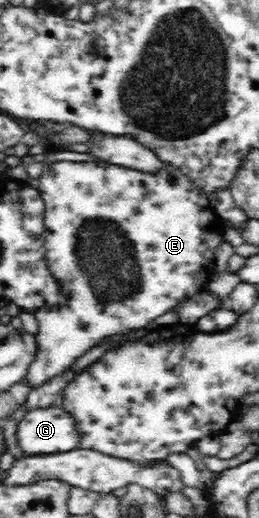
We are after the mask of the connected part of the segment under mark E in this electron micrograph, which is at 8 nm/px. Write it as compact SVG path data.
M70 160L54 161L44 163L42 173L38 178L38 193L44 204L44 247L45 260L47 261L49 271L58 283L59 292L63 299L52 308L38 308L32 314L37 320L38 330L36 340L38 345L38 354L36 360L28 367L23 382L35 389L46 384L48 380L55 376L62 375L67 368L82 356L87 350L97 346L101 338L110 336L110 334L120 334L132 329L140 329L147 326L148 323L163 316L178 304L176 300L194 296L196 292L204 290L205 284L213 274L215 265L212 264L214 251L223 242L223 233L226 225L223 224L220 216L215 212L210 203L207 193L199 188L178 166L164 163L158 172L147 172L134 168L127 168L120 164L111 164L110 162L97 160L84 160L84 162L70 162Z

